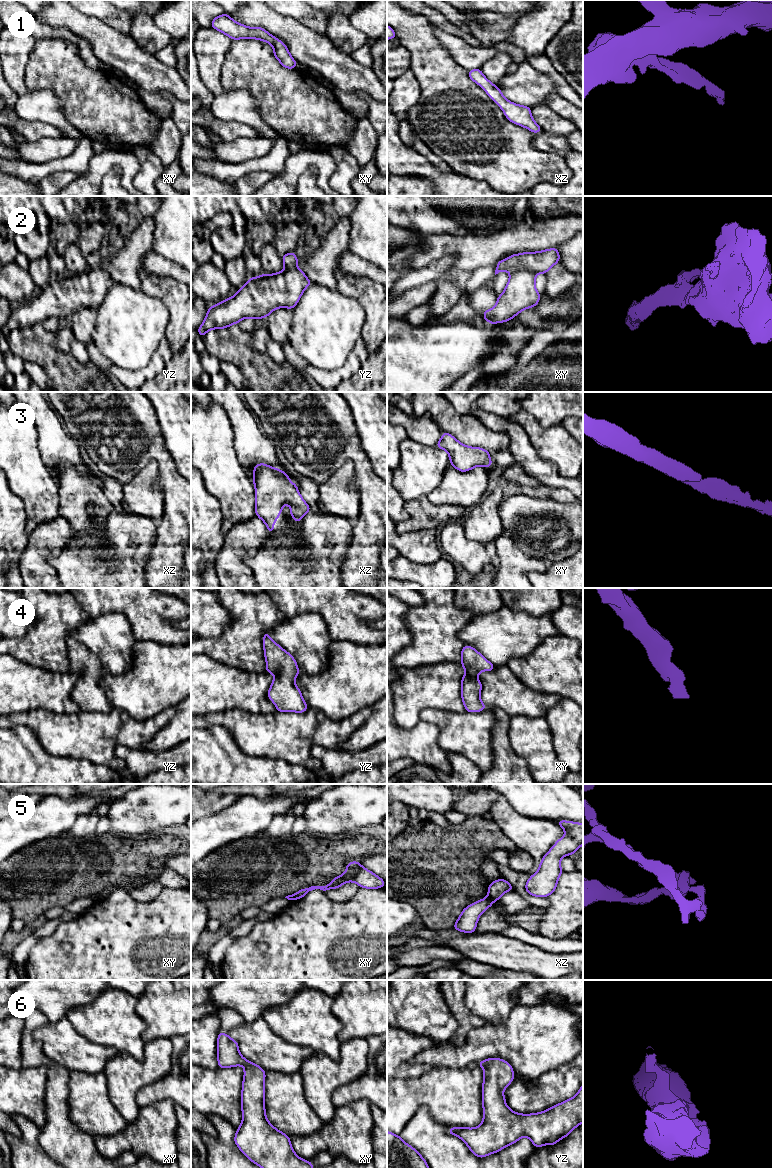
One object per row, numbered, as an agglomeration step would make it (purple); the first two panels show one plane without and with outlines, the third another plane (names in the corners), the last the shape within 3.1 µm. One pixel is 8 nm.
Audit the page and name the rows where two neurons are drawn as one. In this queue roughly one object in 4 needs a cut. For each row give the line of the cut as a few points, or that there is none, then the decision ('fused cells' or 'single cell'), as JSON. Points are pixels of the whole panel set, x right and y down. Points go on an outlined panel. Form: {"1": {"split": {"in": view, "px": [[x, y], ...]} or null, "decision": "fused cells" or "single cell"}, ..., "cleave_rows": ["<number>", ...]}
{"1": {"split": null, "decision": "single cell"}, "2": {"split": null, "decision": "single cell"}, "3": {"split": null, "decision": "single cell"}, "4": {"split": null, "decision": "single cell"}, "5": {"split": {"in": "xz", "px": [[487, 896], [493, 901]]}, "decision": "fused cells"}, "6": {"split": null, "decision": "single cell"}, "cleave_rows": ["5"]}

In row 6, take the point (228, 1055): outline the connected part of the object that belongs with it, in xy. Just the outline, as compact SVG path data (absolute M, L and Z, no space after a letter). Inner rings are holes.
M221 1030L218 1033L217 1039L217 1060L218 1068L230 1068L242 1065L244 1068L244 1078L242 1081L241 1092L241 1109L242 1109L242 1123L237 1128L234 1142L240 1151L253 1163L261 1168L313 1168L311 1161L307 1161L298 1157L292 1148L290 1137L282 1131L277 1130L266 1118L265 1111L265 1076L266 1072L257 1064L246 1060L239 1052L238 1042L229 1037L229 1034L222 1034Z

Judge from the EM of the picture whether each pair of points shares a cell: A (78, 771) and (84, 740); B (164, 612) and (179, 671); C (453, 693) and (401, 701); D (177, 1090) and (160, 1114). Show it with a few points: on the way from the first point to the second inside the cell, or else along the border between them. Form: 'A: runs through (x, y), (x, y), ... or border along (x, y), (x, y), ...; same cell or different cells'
A: border along (57, 755), (85, 758), (93, 763), (103, 765); different cells
B: border along (149, 640), (164, 645), (180, 645); different cells
C: runs through (440, 693), (414, 693); same cell
D: border along (175, 1103), (170, 1099), (160, 1099), (147, 1105); different cells

